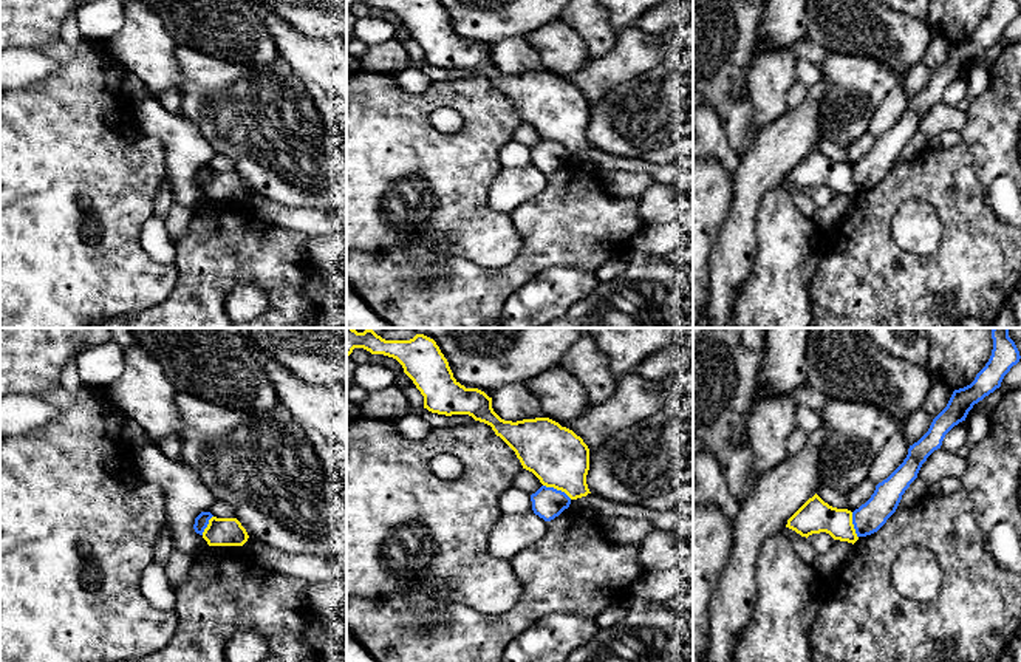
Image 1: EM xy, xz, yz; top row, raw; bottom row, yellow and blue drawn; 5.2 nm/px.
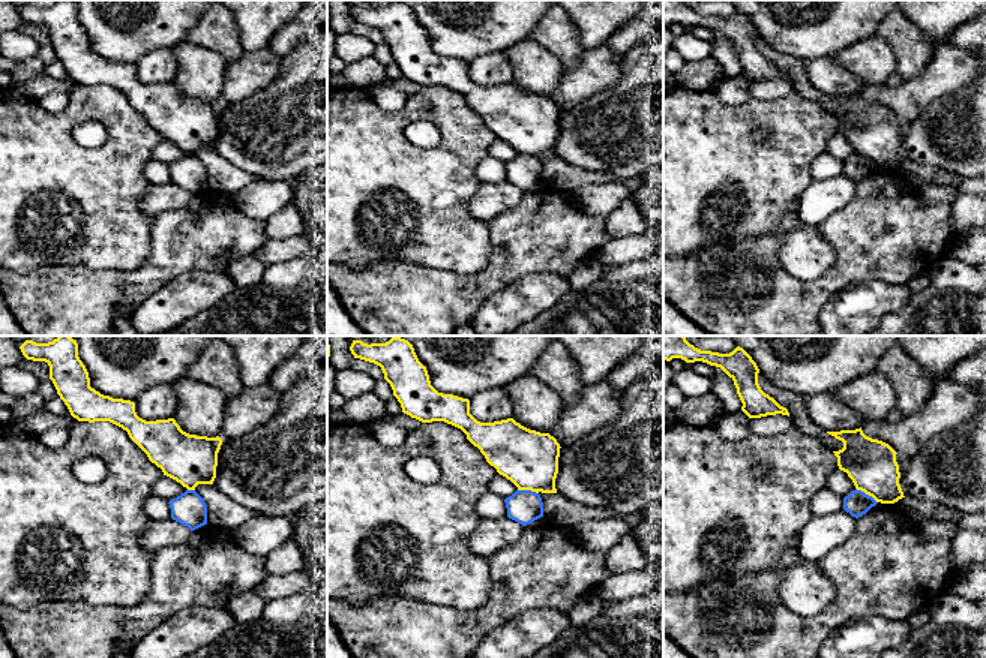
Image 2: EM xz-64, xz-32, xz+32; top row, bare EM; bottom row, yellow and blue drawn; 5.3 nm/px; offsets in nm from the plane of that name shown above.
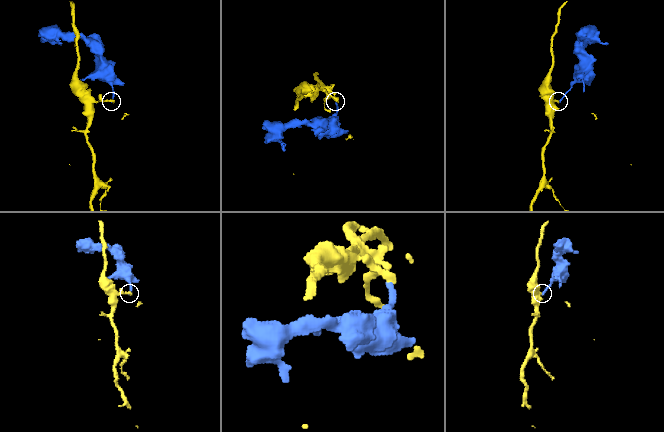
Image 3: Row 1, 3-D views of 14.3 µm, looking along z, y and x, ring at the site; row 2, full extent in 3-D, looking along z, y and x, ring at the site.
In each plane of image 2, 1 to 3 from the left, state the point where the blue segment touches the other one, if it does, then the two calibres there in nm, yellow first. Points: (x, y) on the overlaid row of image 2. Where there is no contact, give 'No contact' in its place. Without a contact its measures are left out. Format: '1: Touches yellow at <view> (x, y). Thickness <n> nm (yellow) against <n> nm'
1: Touches yellow at xz-64 (191, 489). Thickness 260 nm (yellow) against 170 nm
2: Touches yellow at xz-32 (529, 489). Thickness 300 nm (yellow) against 180 nm
3: Touches yellow at xz+32 (866, 493). Thickness 260 nm (yellow) against 140 nm

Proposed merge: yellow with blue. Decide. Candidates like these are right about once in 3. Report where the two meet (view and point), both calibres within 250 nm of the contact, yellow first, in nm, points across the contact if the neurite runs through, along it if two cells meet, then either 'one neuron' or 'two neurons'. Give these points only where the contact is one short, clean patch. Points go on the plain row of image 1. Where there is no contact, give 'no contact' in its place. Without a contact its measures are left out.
xz (557, 143) | 300/160 nm | along xz (543, 138), (560, 143), (571, 152) | two neurons

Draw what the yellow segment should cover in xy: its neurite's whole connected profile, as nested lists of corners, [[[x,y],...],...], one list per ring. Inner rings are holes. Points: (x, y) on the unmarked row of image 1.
[[[212,170],[203,192],[209,200],[243,200],[249,189],[237,172]]]

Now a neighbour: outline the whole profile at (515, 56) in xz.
[[[526,37],[498,42],[492,46],[492,62],[504,74],[545,71],[537,51]]]

